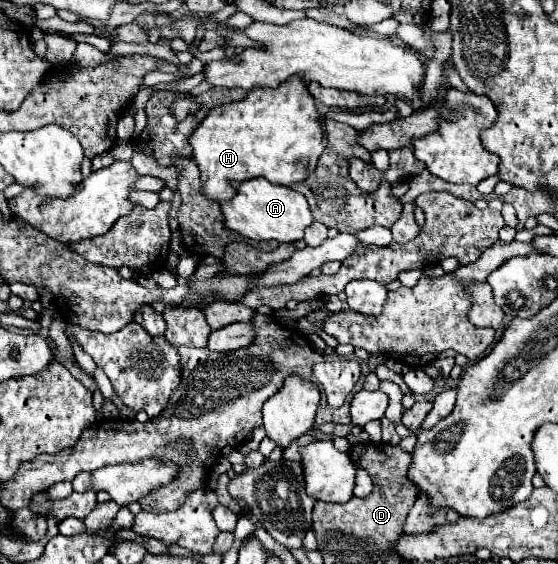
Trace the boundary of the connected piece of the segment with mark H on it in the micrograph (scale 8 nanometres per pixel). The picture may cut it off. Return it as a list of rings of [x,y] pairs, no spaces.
[[[289,78],[289,82],[283,82],[279,88],[253,88],[247,92],[247,96],[249,98],[245,100],[213,108],[189,138],[193,160],[201,170],[201,190],[207,198],[213,198],[219,204],[231,200],[237,192],[233,182],[259,176],[283,186],[303,182],[315,170],[315,164],[325,150],[325,134],[321,128],[319,112],[301,78]]]

